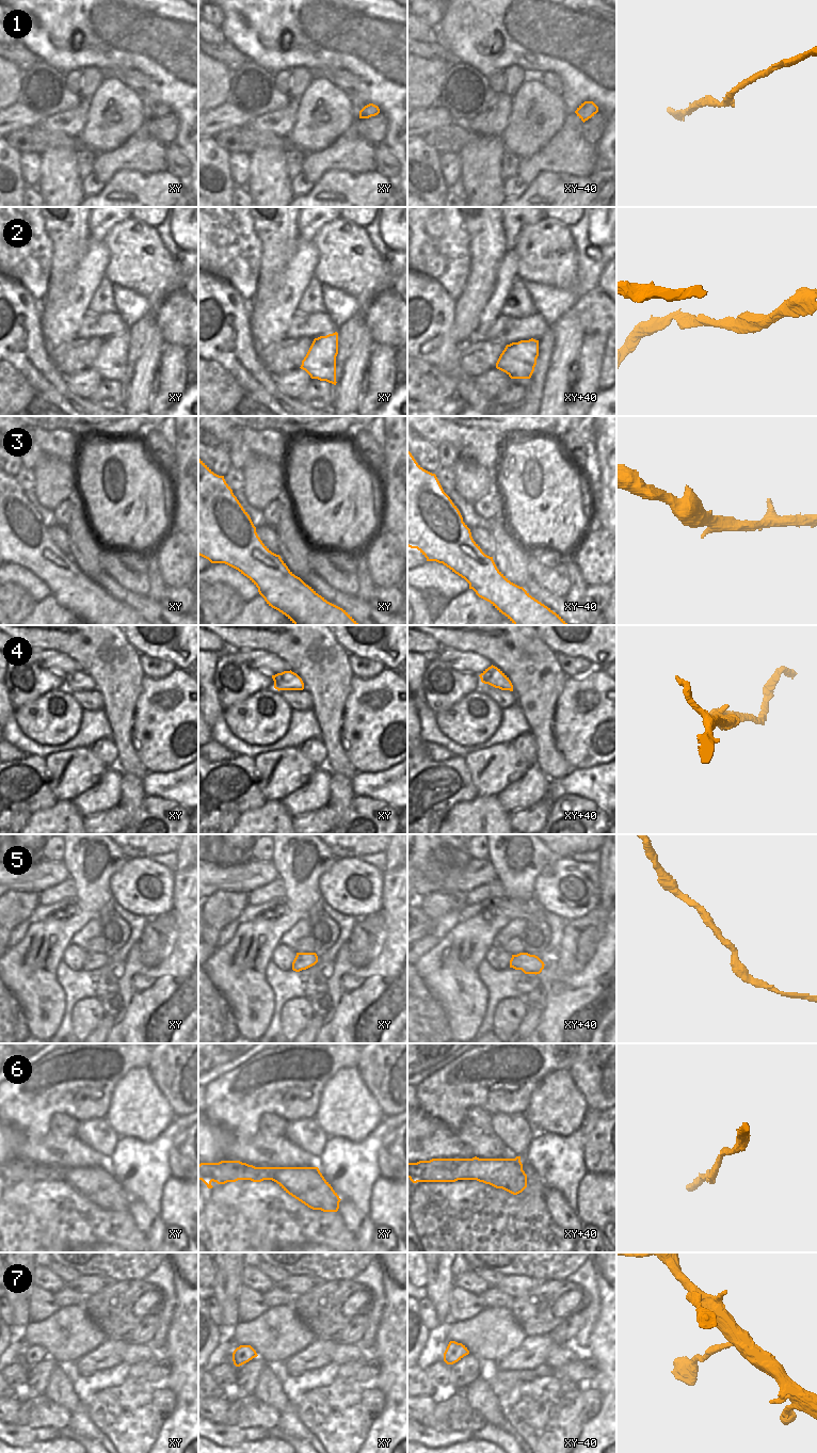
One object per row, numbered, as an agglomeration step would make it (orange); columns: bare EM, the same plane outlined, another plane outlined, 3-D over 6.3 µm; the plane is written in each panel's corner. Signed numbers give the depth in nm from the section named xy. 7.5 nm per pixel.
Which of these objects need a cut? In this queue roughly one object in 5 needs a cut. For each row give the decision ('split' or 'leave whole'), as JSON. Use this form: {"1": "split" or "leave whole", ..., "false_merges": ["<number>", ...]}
{"1": "leave whole", "2": "leave whole", "3": "leave whole", "4": "leave whole", "5": "leave whole", "6": "leave whole", "7": "leave whole", "false_merges": []}

